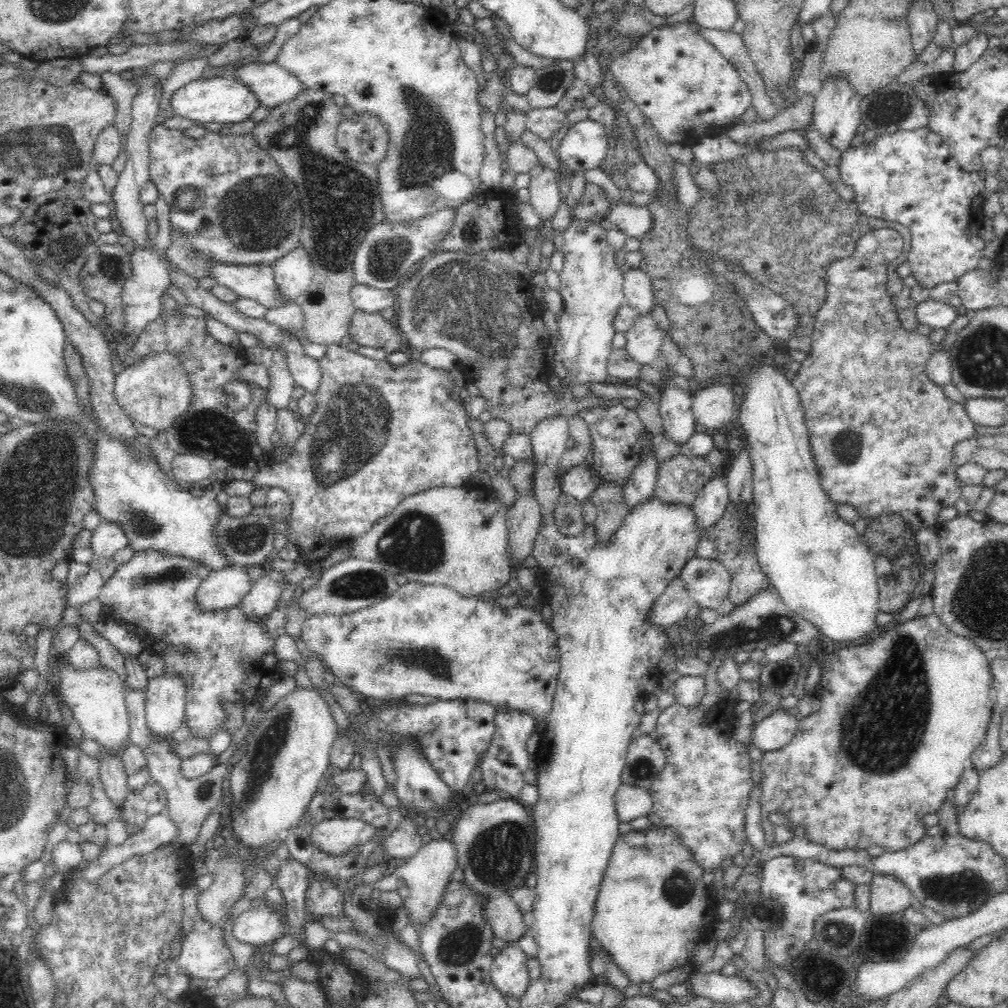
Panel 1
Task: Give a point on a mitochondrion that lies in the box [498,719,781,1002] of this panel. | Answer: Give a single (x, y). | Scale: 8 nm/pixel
(678, 889)

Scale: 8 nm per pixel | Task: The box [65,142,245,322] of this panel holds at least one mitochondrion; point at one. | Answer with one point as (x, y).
(111, 269)

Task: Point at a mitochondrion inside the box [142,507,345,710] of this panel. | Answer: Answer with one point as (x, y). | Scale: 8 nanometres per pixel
(241, 539)

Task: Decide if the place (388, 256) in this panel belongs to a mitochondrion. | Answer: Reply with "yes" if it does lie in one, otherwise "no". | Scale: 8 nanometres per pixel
yes

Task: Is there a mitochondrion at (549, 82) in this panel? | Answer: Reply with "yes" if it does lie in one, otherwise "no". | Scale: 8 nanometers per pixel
yes

